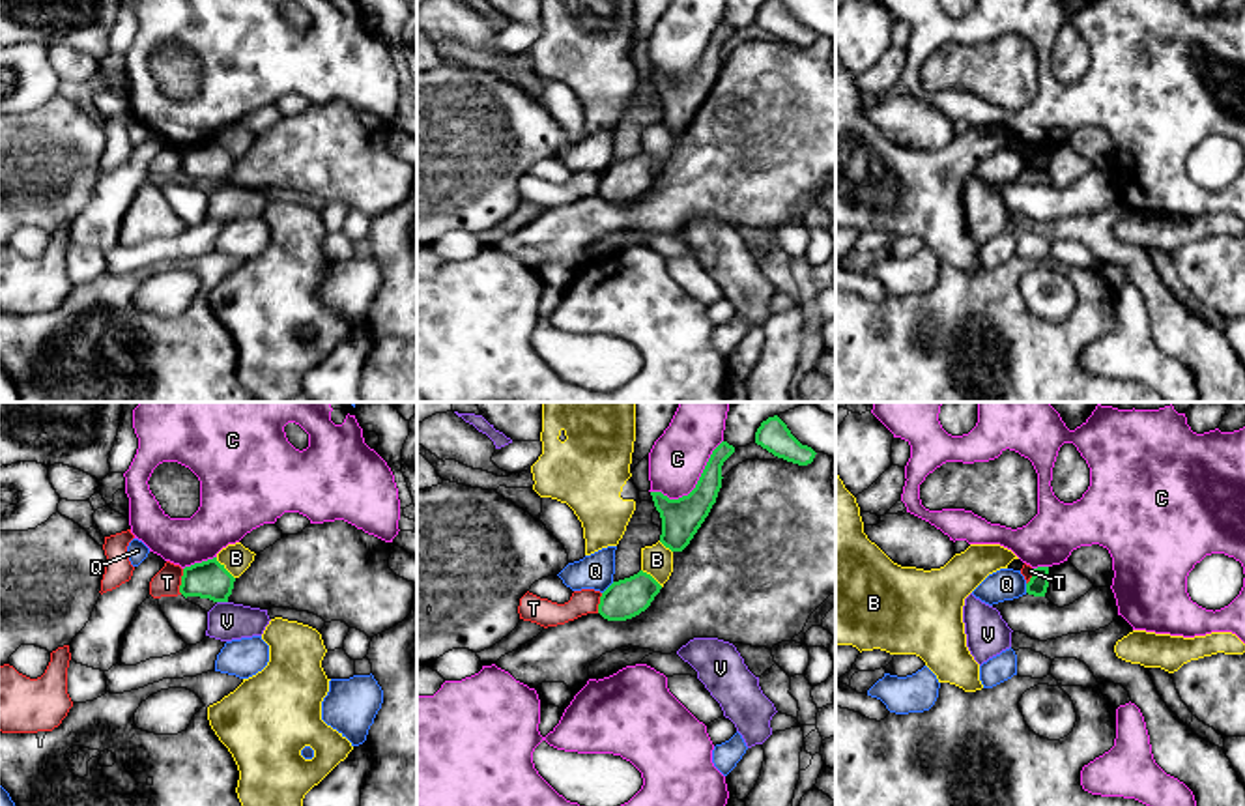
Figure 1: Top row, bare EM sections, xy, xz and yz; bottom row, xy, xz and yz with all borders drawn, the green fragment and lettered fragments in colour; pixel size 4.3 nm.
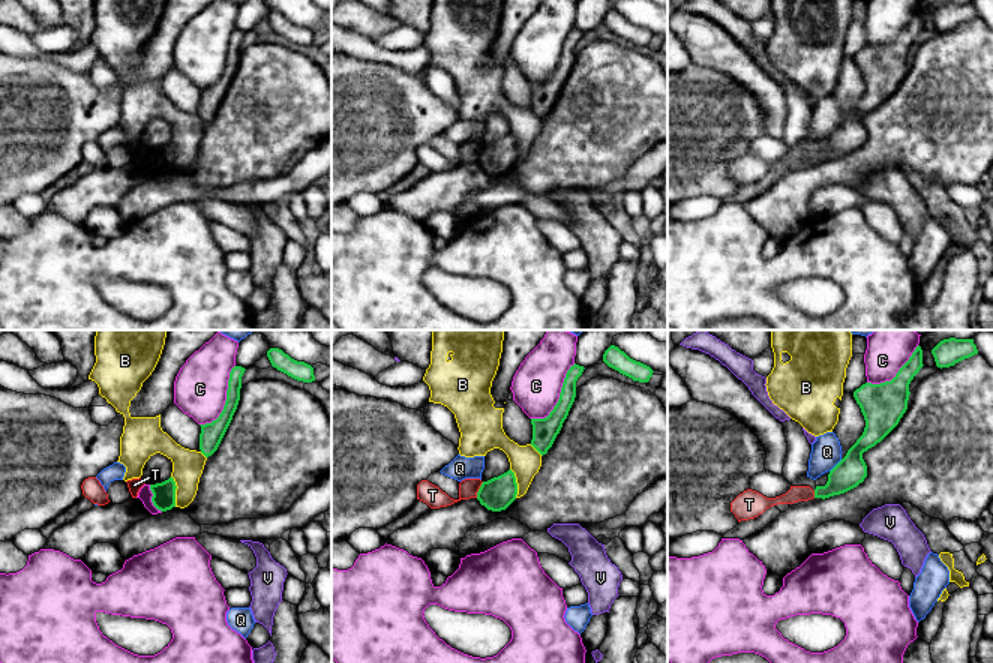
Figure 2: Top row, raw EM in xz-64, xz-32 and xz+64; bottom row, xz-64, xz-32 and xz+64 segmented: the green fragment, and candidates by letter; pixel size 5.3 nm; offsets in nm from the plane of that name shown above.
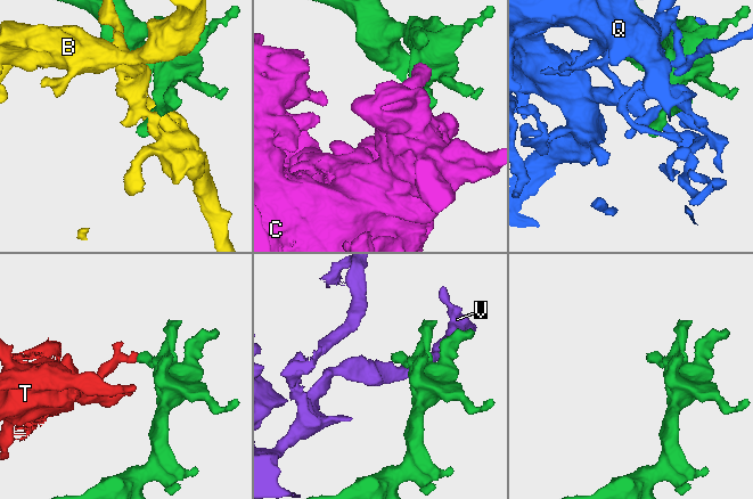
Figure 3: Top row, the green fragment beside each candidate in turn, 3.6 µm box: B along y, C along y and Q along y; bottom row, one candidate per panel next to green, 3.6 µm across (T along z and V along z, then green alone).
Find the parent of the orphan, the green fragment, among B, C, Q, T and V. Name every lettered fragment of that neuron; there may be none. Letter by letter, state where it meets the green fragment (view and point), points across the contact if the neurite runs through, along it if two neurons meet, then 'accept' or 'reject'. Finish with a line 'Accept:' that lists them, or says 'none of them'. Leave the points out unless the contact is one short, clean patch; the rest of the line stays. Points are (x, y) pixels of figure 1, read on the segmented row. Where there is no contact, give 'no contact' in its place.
B: xy (225, 569) | along xy (215, 558), (234, 578) | reject
C: xz (696, 485) | reject
Q: xz (608, 588) | reject
T: xy (182, 582) | along xy (184, 569), (180, 593) | reject
V: xy (223, 601) | across xy (210, 580), (223, 601), (227, 621) | accept
Accept: V

